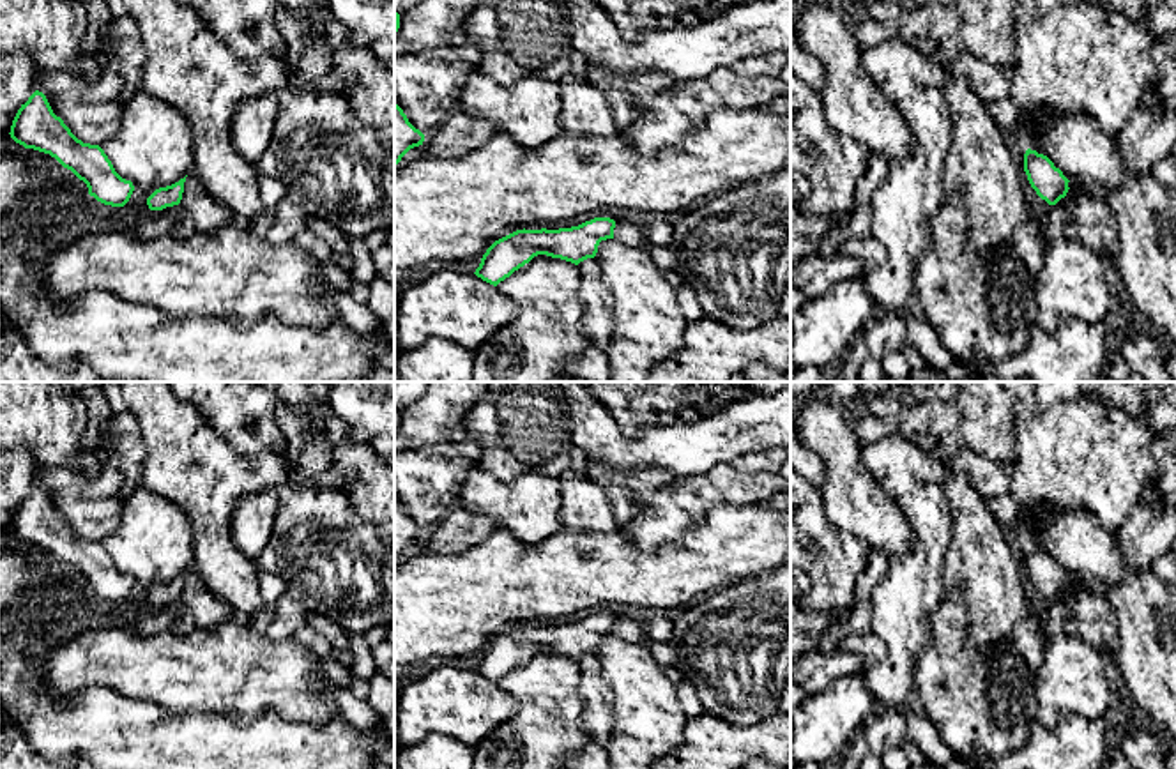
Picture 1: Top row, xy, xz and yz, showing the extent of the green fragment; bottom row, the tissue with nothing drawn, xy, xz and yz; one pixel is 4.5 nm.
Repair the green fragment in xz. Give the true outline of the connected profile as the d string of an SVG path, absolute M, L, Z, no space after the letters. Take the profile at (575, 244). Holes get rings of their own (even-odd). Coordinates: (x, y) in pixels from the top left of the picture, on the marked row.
M594 217L571 228L516 230L486 249L474 274L497 286L538 255L578 265L596 256L601 240L614 239L614 228L614 219Z

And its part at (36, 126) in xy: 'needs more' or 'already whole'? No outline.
already whole

